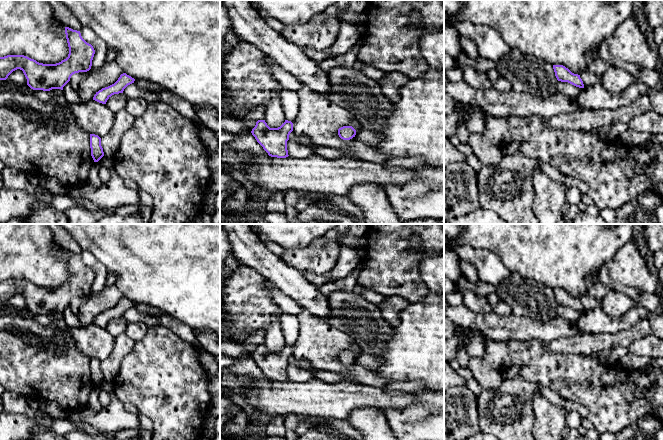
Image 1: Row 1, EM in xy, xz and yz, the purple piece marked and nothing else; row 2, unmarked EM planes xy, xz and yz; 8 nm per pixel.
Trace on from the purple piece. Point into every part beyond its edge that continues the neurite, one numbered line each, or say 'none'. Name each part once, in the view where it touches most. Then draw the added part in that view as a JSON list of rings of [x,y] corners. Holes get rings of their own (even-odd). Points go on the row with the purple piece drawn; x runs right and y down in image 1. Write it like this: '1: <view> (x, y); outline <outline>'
none

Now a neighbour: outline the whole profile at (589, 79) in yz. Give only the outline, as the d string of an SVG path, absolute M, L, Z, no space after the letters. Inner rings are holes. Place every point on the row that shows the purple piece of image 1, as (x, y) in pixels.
M586 70L579 75L584 84L583 88L576 87L568 82L558 81L556 84L557 93L563 94L568 97L576 97L581 94L585 88L594 86L601 81L599 76L593 74L589 70Z

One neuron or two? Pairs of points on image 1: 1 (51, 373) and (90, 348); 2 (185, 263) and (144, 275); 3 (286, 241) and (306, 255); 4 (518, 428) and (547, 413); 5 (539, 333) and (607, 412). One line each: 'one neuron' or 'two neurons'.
1: two neurons
2: one neuron
3: two neurons
4: two neurons
5: two neurons

